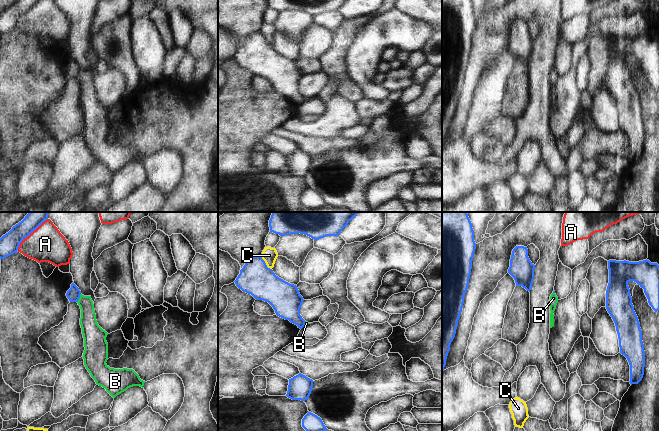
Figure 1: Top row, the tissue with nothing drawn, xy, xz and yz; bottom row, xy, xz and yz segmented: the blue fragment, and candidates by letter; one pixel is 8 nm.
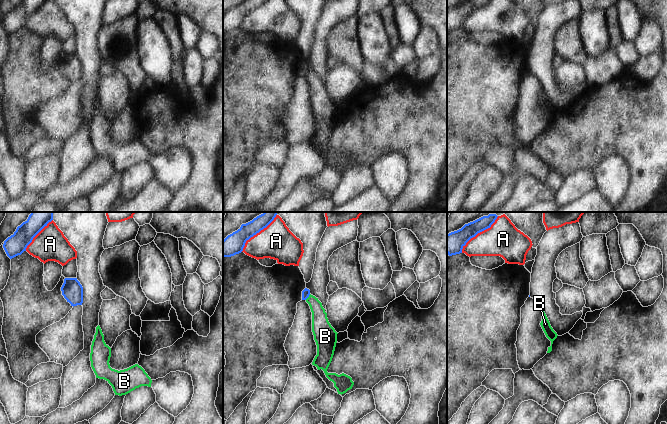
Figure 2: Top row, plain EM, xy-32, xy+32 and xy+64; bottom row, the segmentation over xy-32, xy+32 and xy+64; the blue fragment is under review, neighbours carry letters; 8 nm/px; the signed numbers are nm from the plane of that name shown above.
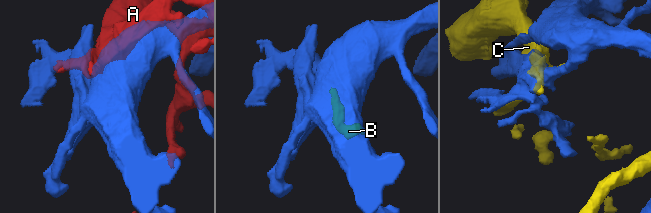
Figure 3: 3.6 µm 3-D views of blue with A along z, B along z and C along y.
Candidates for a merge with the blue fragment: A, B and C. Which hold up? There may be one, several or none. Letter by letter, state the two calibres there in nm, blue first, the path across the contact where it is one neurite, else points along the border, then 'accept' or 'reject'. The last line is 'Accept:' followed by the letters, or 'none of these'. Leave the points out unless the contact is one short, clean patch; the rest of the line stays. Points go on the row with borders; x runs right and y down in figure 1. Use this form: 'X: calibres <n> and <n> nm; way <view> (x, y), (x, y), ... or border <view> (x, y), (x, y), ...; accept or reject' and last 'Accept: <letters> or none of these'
A: calibres 160 and 280 nm; reject
B: calibres 110 and 140 nm; border xy (81, 294), (76, 301); reject
C: calibres 260 and 120 nm; reject
Accept: none of these

